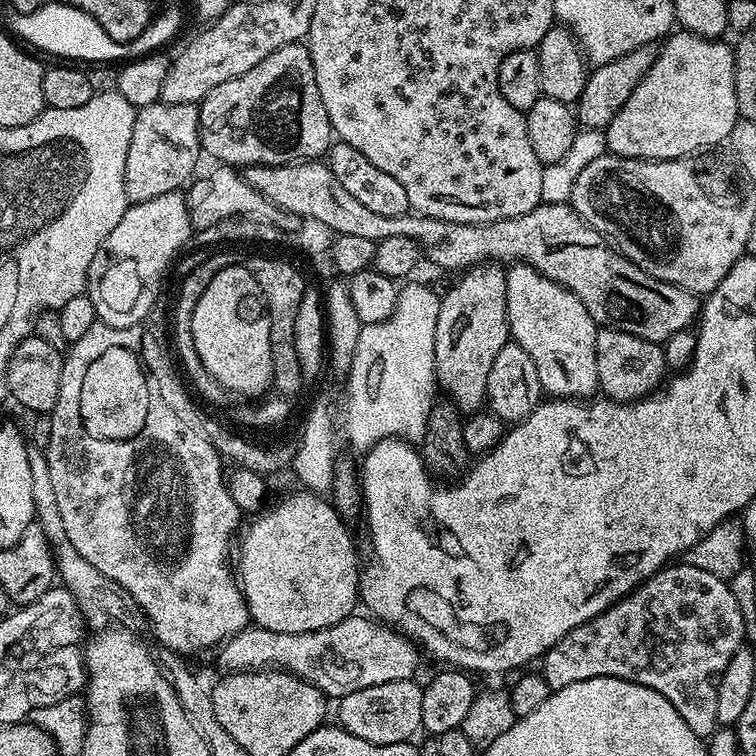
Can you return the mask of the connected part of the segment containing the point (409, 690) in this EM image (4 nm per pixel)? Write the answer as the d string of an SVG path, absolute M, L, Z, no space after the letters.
M399 680L354 691L339 699L339 725L358 738L374 745L394 745L409 741L421 729L423 687L417 681Z

